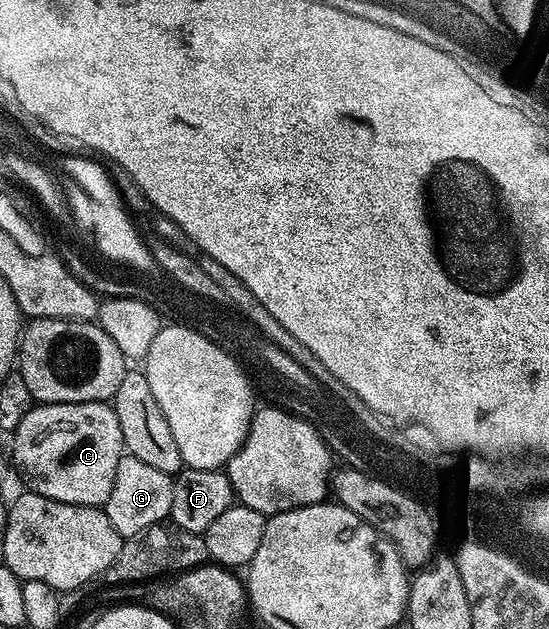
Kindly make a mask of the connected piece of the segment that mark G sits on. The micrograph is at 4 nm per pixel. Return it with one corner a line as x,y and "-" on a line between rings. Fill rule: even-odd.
122,454
119,467
115,470
115,486
111,486
111,498
103,506
111,526
122,538
132,538
146,532
151,526
170,519
171,498
173,497
173,477
147,466
139,458

